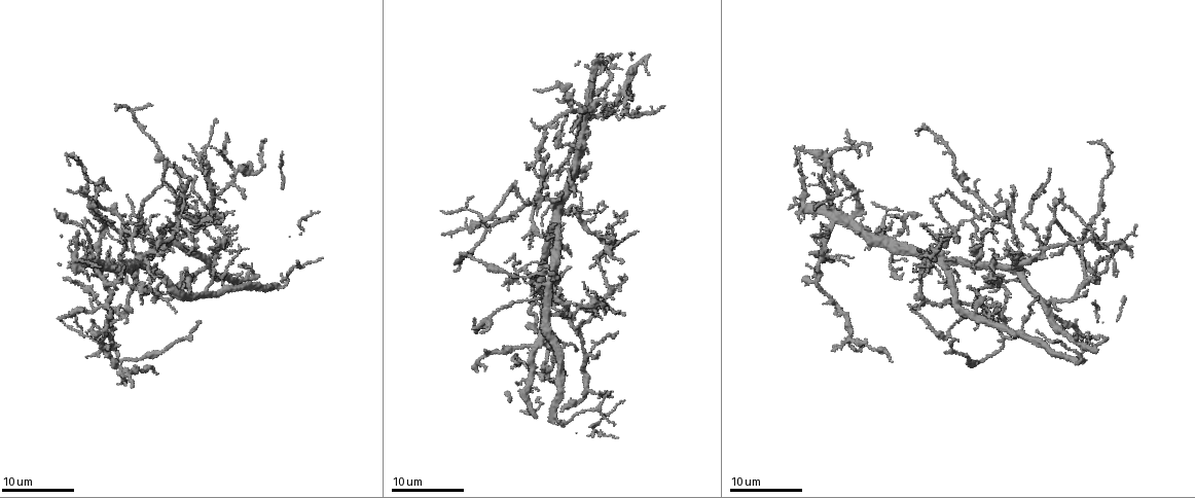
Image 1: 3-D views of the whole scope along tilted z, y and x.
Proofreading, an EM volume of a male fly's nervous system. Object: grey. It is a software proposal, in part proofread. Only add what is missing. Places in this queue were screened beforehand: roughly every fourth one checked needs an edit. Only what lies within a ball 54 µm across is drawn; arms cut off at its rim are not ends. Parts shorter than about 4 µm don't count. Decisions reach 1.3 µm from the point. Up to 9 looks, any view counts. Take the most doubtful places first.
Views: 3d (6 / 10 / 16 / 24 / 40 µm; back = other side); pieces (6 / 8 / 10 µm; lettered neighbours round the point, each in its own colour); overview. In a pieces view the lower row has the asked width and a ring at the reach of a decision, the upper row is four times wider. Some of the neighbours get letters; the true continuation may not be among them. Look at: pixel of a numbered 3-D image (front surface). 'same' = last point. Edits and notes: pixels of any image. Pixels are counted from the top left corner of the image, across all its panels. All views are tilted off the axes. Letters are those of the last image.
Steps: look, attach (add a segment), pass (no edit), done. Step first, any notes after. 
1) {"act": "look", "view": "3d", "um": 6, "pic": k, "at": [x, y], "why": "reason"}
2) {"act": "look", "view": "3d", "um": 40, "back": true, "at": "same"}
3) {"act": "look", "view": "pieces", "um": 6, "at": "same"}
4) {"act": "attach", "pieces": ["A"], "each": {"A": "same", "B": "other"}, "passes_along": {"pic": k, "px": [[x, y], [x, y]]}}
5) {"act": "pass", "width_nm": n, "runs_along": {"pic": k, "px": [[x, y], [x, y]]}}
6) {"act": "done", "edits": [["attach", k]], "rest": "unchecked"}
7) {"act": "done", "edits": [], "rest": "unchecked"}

{"act": "look", "view": "pieces", "um": 8, "pic": 1, "at": [504, 282], "why": "branch stops here"}

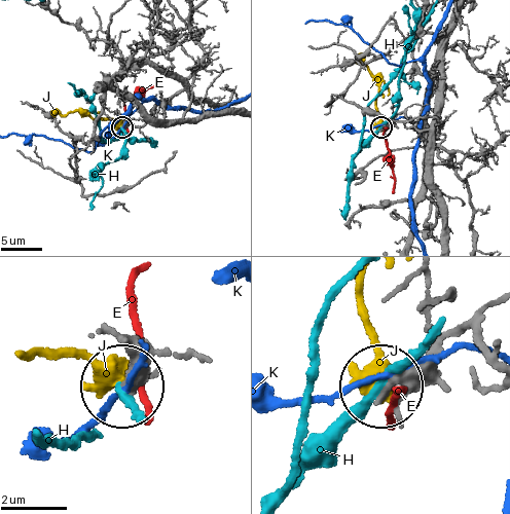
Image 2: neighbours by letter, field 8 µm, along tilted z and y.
{"act": "pass", "each": {"E": "other", "H": "other", "J": "other", "K": "other"}, "runs_along": {"pic": 2, "px": [[490, 351], [466, 329], [385, 384]]}, "found": "none of them fits"}

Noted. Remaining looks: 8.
{"act": "look", "view": "3d", "um": 6, "pic": 1, "at": [946, 259], "why": "branch stops here"}

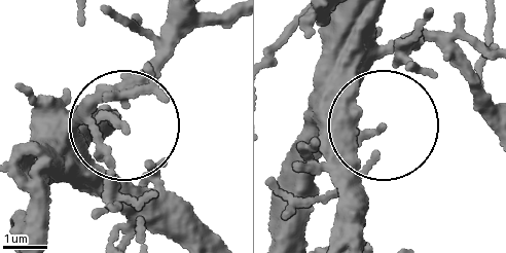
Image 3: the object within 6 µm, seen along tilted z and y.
{"act": "look", "view": "pieces", "um": 10, "pic": 3, "at": [380, 129]}

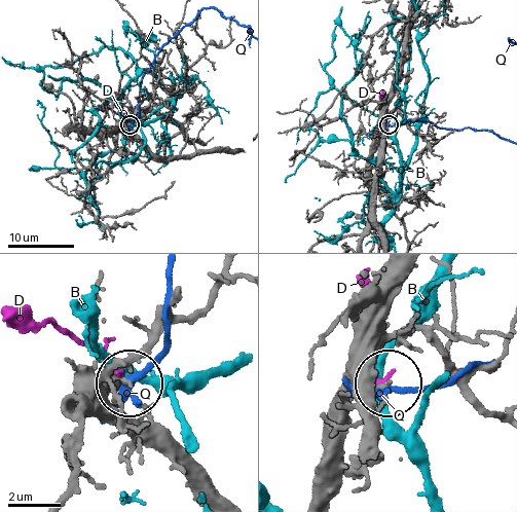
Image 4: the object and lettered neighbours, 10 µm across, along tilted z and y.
{"act": "pass", "width_nm": 140, "each": {"B": "other", "D": "other", "Q": "other"}, "found": "no lettered segment goes on from it"}

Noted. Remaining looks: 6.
{"act": "look", "view": "pieces", "um": 8, "pic": 1, "at": [956, 240], "why": "branch stops here"}

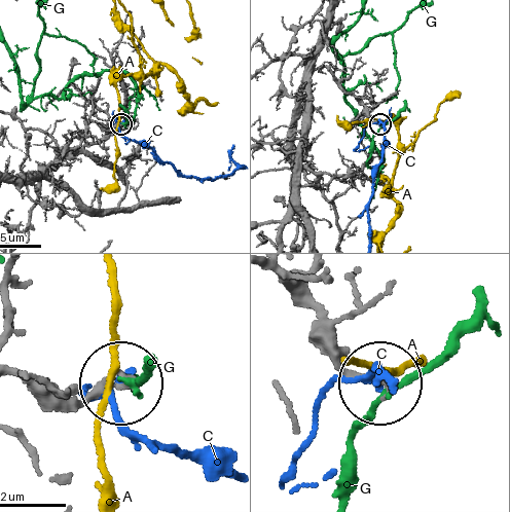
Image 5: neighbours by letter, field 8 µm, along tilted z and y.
{"act": "pass", "each": {"A": "other", "C": "other", "G": "other"}, "runs_along": {"pic": 5, "px": [[11, 376], [77, 390], [118, 384]]}, "found": "no lettered segment goes on from it"}

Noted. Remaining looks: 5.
{"act": "look", "view": "pieces", "um": 6, "pic": 1, "at": [1095, 279], "why": "an open end"}

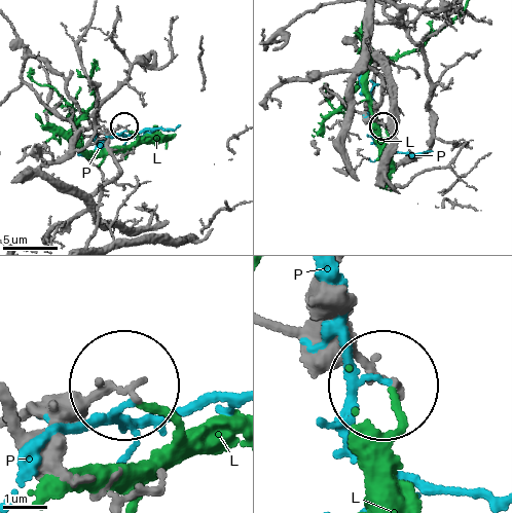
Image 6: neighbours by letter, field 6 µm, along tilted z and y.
{"act": "pass", "each": {"L": "other", "P": "other"}, "runs_along": {"pic": 6, "px": [[34, 172], [93, 195], [117, 179], [108, 142], [122, 126]]}, "found": "no lettered segment goes on from it"}

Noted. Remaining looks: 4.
{"act": "done", "edits": [], "rest": "unchecked"}

